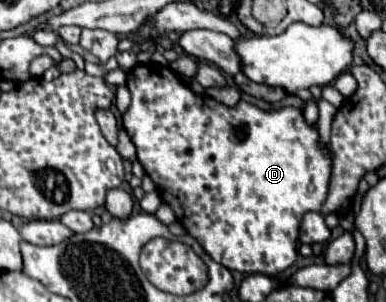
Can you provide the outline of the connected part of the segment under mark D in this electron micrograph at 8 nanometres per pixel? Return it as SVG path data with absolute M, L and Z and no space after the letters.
M154 62L138 64L128 72L128 90L132 94L132 102L130 102L128 110L122 114L122 126L138 150L138 162L144 166L146 174L156 182L158 194L162 196L162 200L166 204L172 206L172 210L176 212L176 218L180 222L186 222L186 218L188 218L186 232L202 244L202 248L210 254L210 258L216 260L218 264L226 266L228 270L238 270L242 274L258 272L264 276L278 276L288 266L292 266L298 256L298 228L300 228L302 216L306 212L320 212L320 206L324 204L326 194L328 194L330 174L332 174L332 152L326 146L322 146L316 126L312 126L304 120L302 108L284 106L284 108L276 108L276 110L262 110L256 104L250 104L244 100L240 100L236 106L224 106L224 104L216 102L214 98L196 96L170 68L154 64Z

